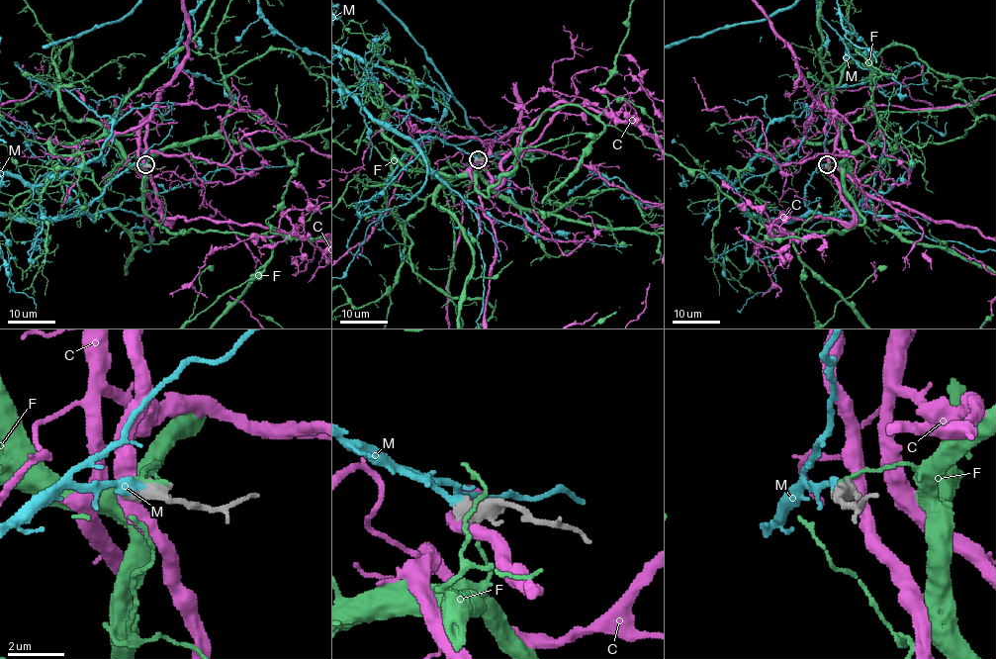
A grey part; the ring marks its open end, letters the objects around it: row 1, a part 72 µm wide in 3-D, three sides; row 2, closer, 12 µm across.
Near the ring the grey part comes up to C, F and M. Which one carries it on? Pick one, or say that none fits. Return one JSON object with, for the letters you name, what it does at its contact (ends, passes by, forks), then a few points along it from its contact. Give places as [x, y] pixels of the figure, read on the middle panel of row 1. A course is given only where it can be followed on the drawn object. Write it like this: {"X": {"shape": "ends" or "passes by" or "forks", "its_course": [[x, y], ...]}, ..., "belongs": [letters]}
{"M": {"shape": "ends"}, "belongs": ["M"]}

